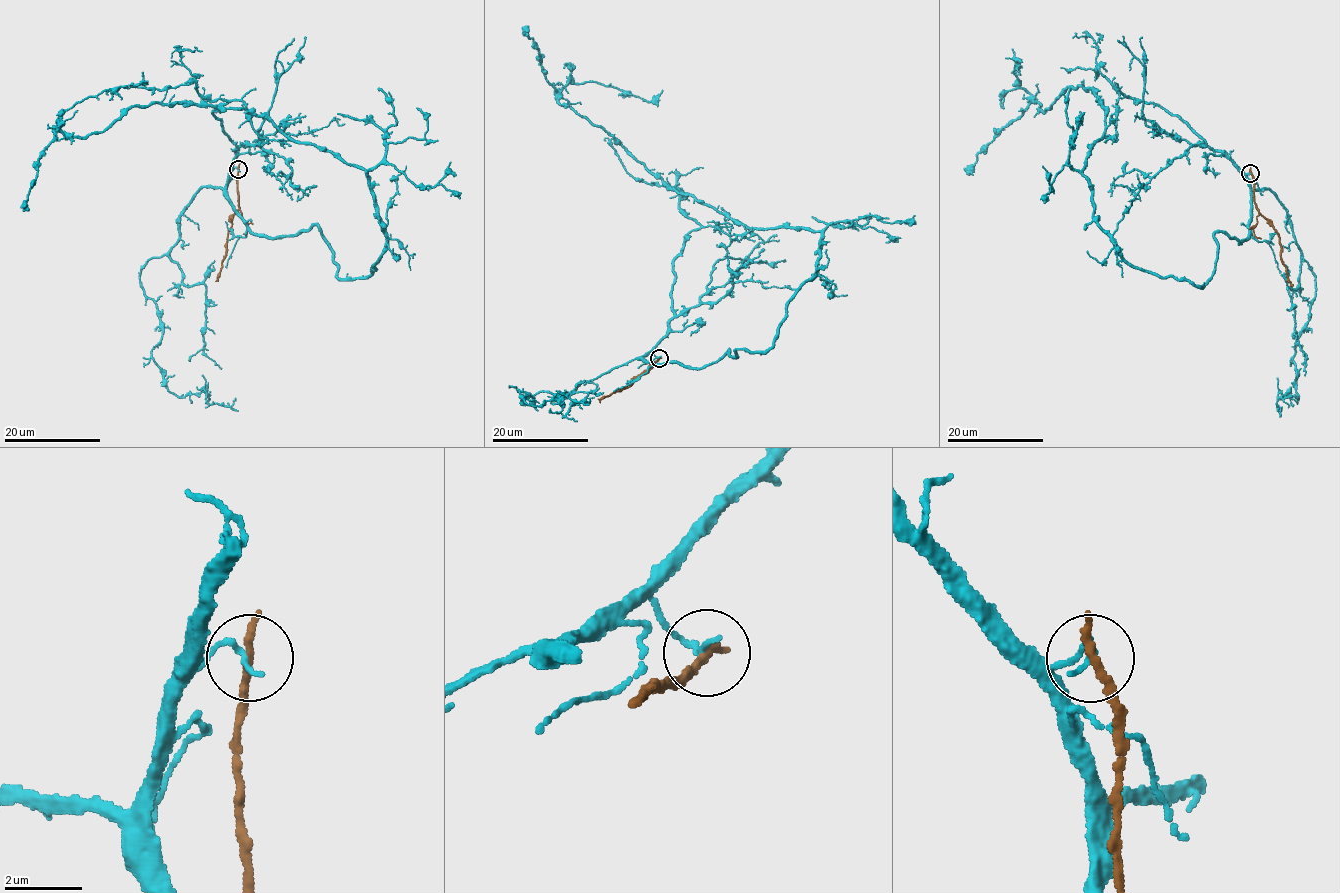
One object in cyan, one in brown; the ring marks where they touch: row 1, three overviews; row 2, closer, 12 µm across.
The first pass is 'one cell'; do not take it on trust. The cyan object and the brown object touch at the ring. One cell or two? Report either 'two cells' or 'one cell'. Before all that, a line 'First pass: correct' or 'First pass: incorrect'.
First pass: incorrect
two cells

